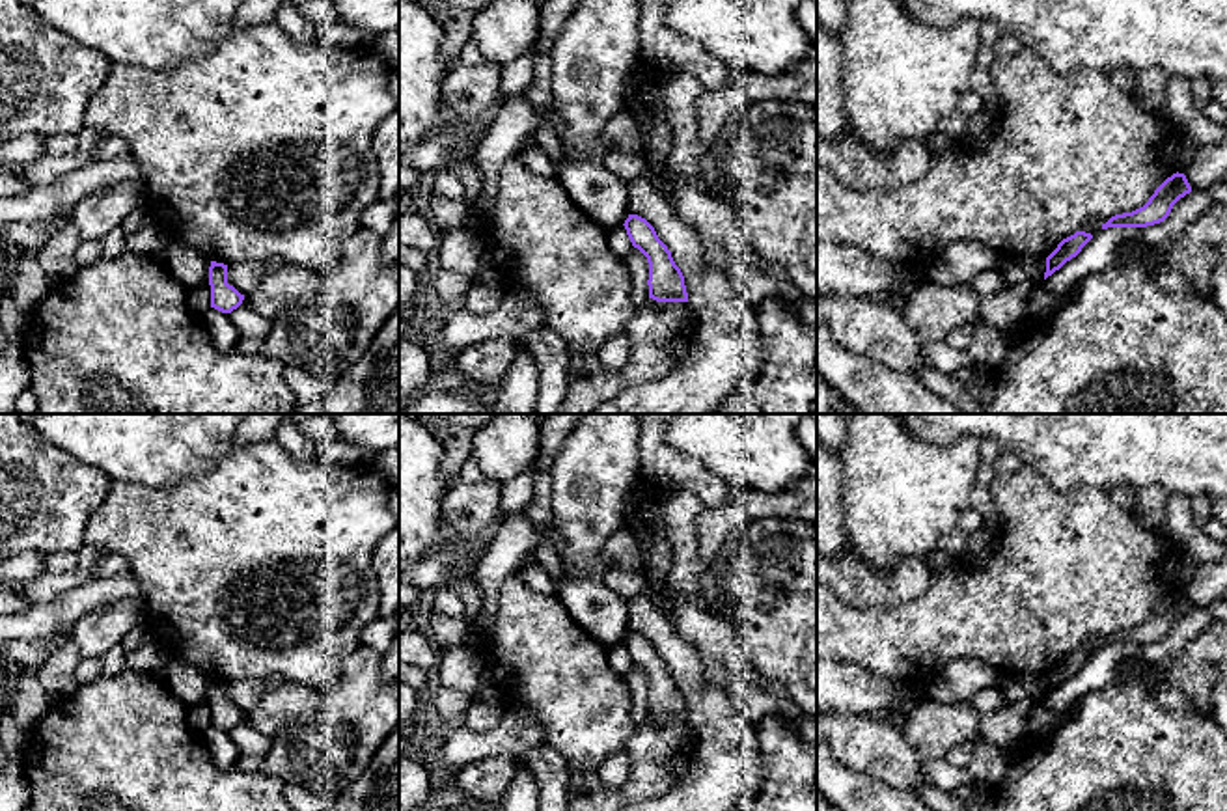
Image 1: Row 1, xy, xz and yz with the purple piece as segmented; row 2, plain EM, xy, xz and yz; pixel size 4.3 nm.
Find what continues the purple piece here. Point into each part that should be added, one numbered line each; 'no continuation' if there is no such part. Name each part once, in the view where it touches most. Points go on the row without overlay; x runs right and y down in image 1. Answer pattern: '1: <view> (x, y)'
no continuation

